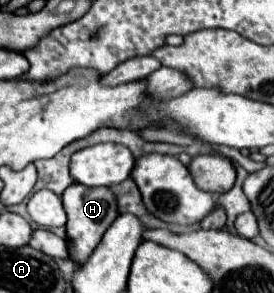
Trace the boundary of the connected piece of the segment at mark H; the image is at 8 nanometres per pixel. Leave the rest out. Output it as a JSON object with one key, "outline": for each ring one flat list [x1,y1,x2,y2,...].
{"outline":[[71,183,65,193,61,195,63,199,63,207,67,211,67,243,71,247,71,259,75,263,83,263,93,249,99,245,103,233,107,231,107,227,115,221,115,217,119,215,117,209,117,197,113,195,113,191,109,187,87,187,87,185,79,185,79,183]]}

